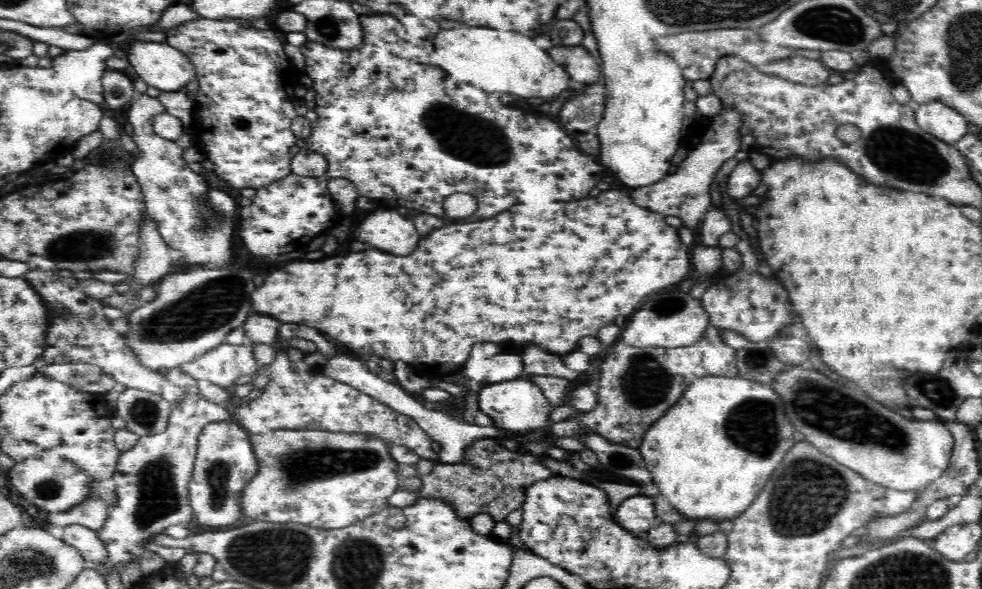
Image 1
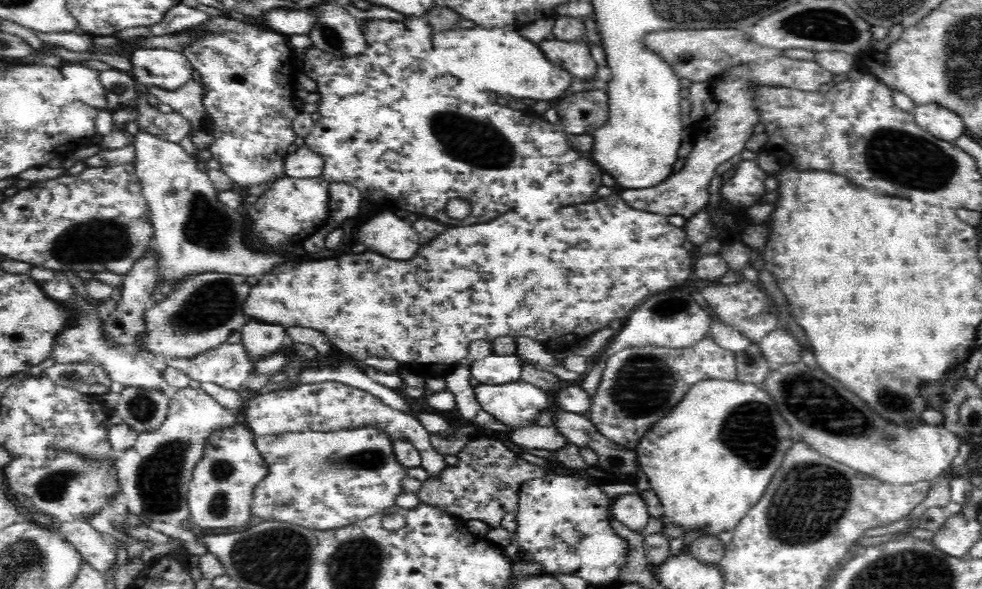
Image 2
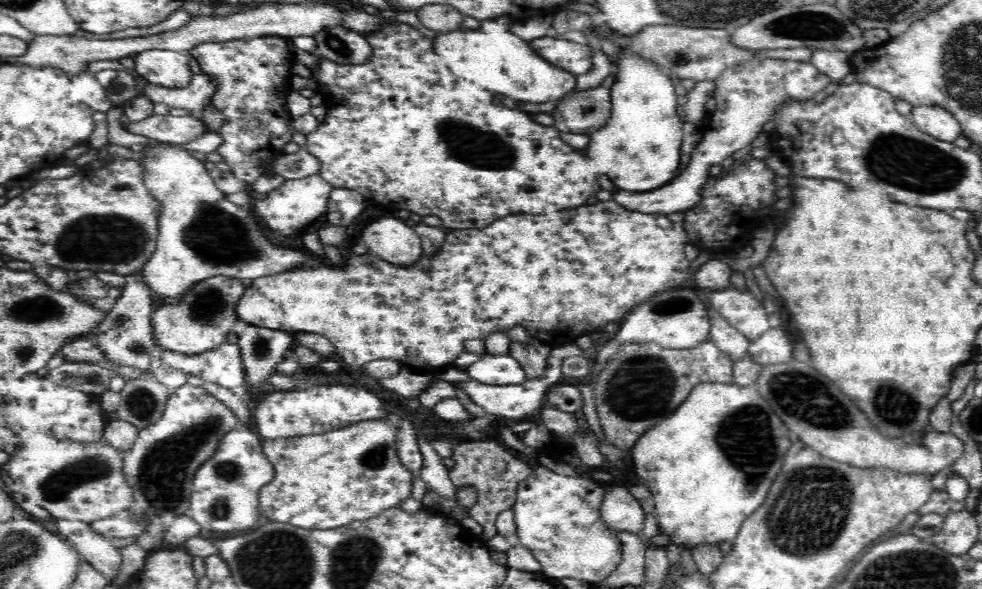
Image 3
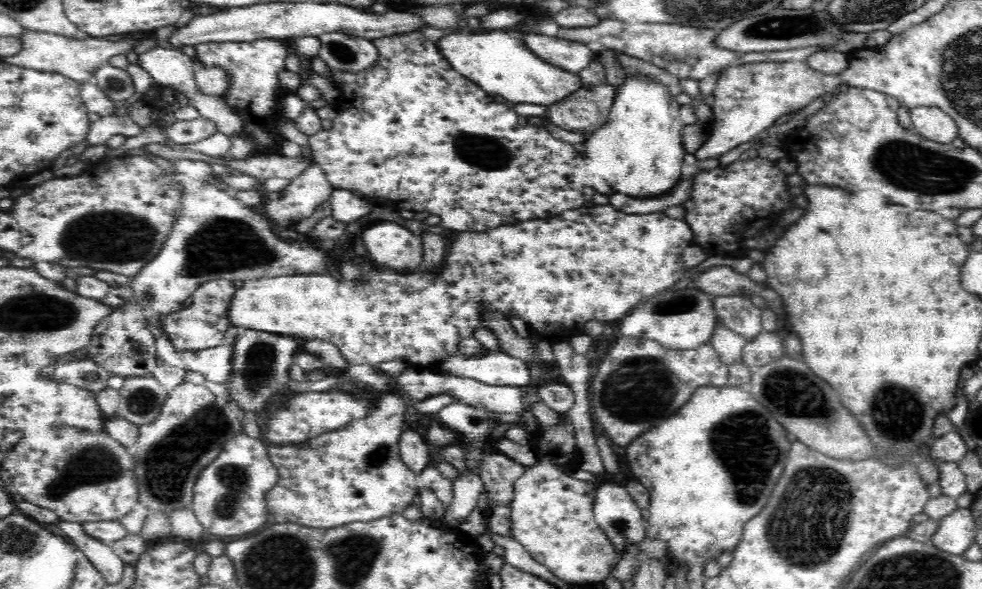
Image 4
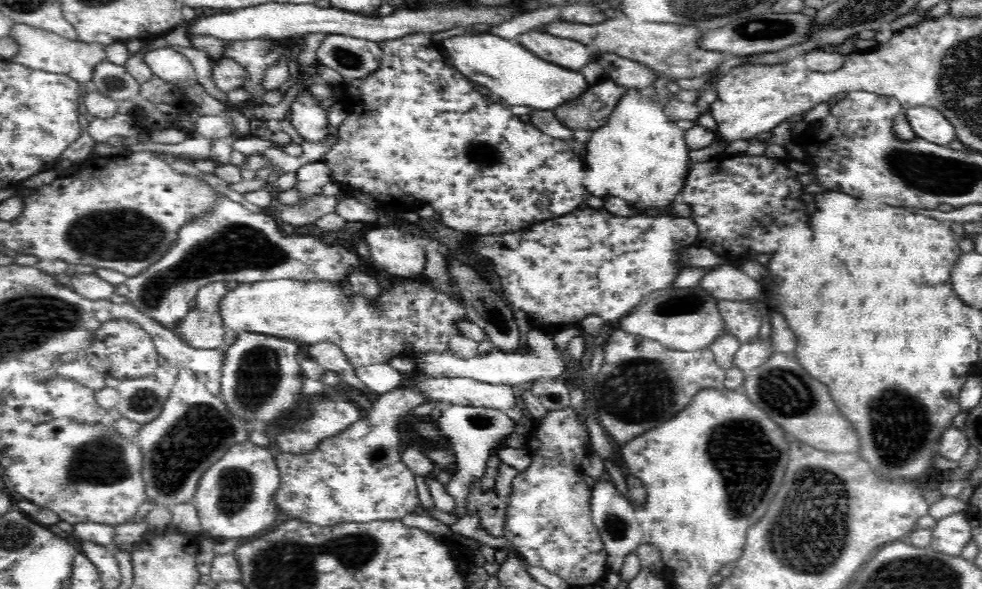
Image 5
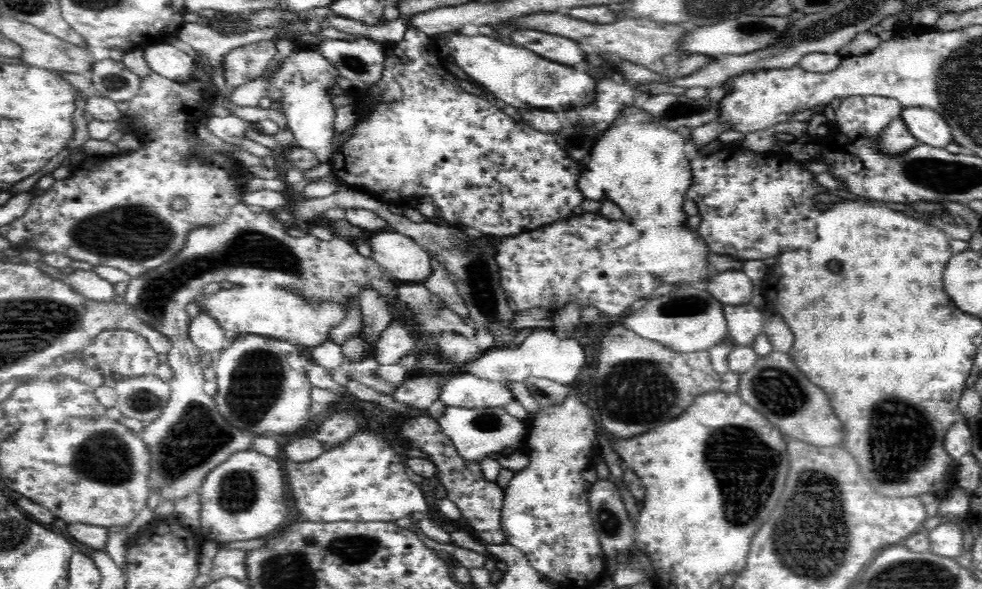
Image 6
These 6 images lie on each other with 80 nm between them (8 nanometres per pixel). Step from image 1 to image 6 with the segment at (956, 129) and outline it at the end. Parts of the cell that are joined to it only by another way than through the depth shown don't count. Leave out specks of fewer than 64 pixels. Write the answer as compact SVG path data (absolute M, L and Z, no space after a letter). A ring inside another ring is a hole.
M922 106L904 107L900 117L923 145L945 148L953 140L950 125L935 110Z

